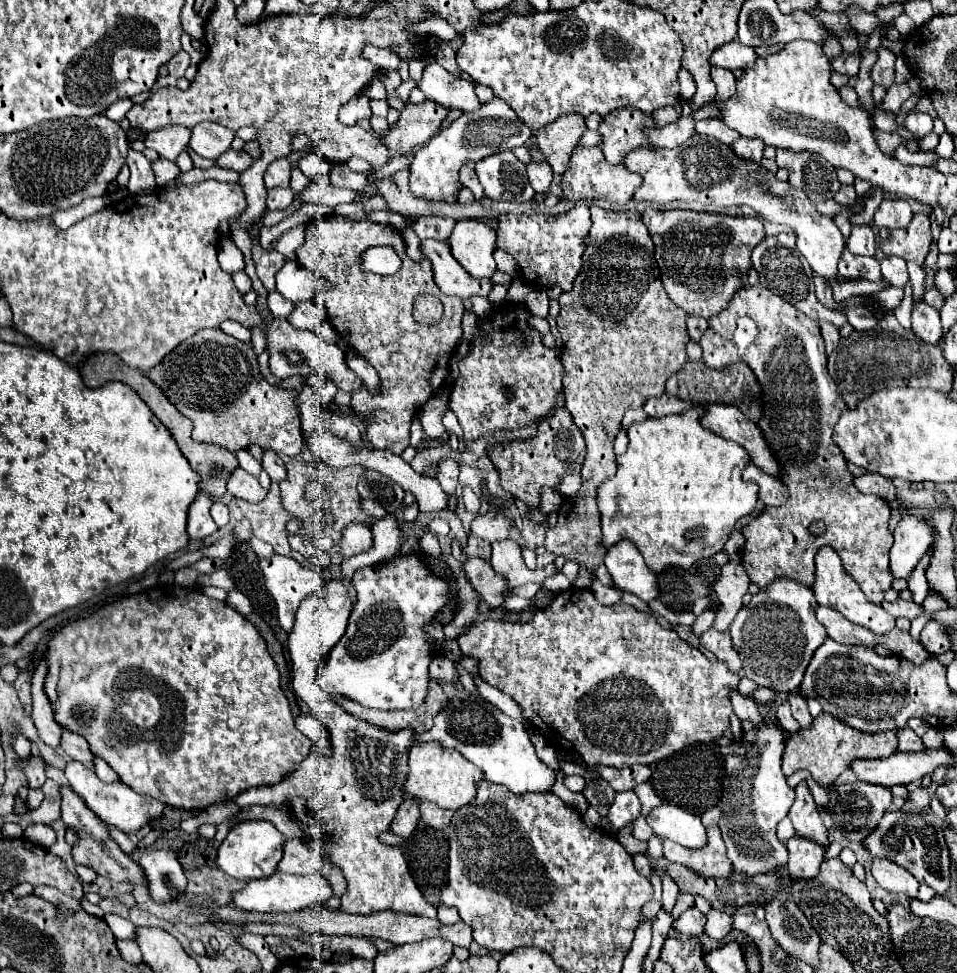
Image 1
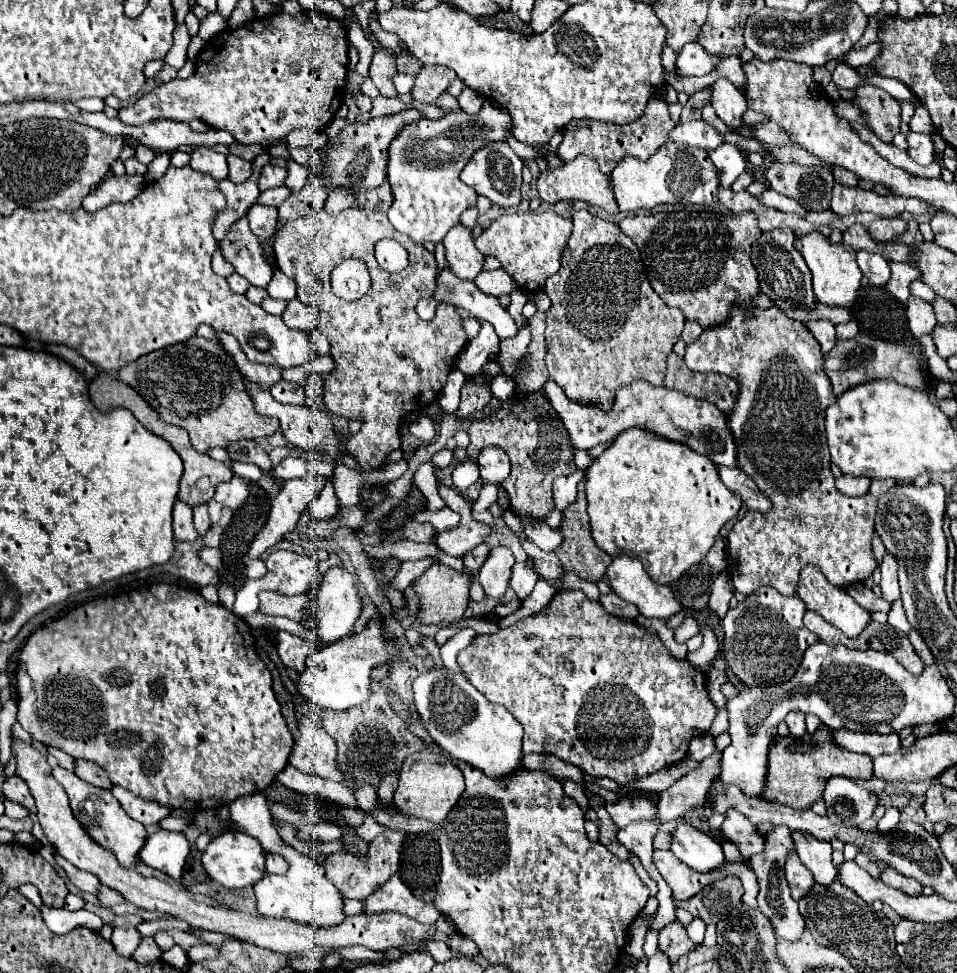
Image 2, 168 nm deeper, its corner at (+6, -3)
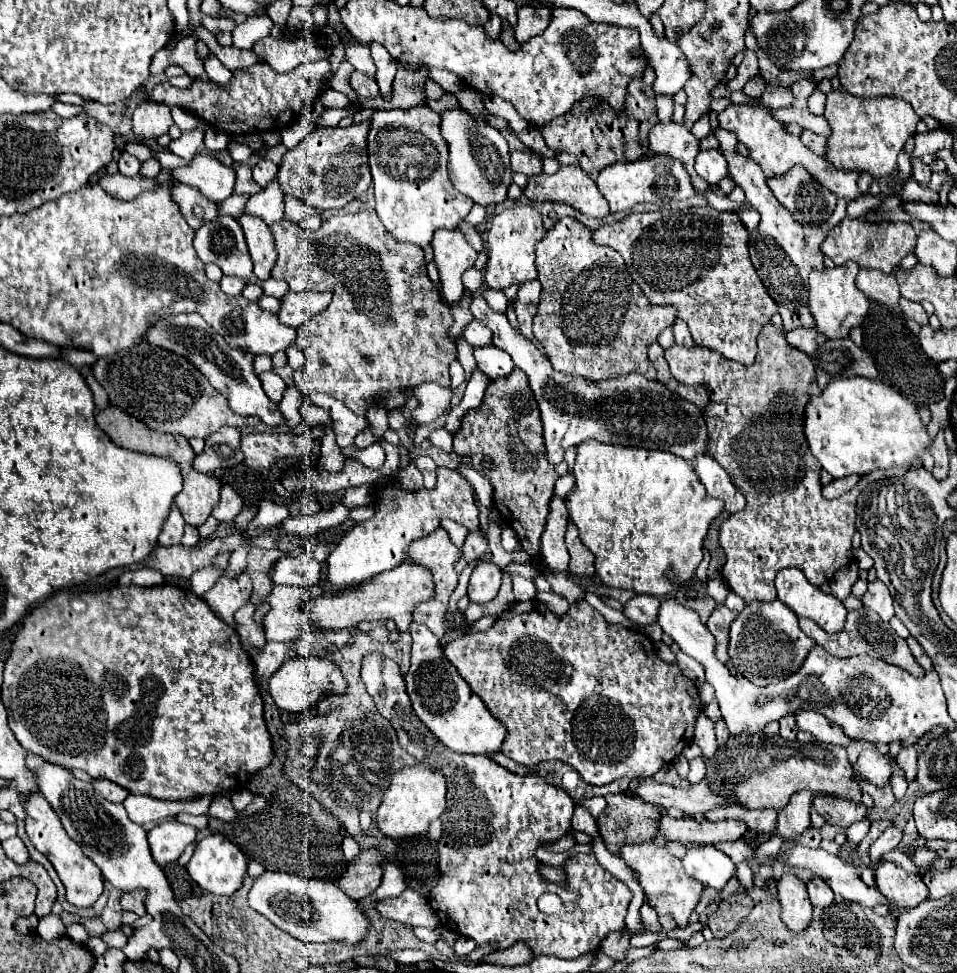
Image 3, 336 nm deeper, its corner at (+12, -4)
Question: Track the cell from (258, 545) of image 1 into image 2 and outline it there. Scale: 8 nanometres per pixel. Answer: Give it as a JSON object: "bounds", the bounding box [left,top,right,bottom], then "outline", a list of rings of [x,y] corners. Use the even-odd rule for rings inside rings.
{"bounds":[247,558,267,578],"outline":[[[259,558],[259,560],[251,560],[251,564],[247,566],[247,578],[261,578],[263,574],[267,572],[267,568],[265,568],[265,562]]]}

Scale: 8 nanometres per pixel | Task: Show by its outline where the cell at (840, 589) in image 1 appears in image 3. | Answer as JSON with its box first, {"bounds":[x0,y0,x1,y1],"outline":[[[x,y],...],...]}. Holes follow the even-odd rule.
{"bounds":[775,567,847,633],"outline":[[[797,567],[781,569],[775,577],[777,597],[797,613],[797,617],[813,619],[821,629],[829,633],[839,633],[847,621],[847,609],[843,603],[825,595],[819,587],[811,585],[807,577]]]}

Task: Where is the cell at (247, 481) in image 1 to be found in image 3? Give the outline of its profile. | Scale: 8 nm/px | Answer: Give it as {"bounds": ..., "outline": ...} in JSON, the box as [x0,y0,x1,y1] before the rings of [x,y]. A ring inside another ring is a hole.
{"bounds":[213,485,243,521],"outline":[[[225,485],[221,489],[221,499],[217,507],[213,509],[213,517],[217,521],[233,521],[243,507],[243,499],[237,495],[237,491],[231,485]]]}

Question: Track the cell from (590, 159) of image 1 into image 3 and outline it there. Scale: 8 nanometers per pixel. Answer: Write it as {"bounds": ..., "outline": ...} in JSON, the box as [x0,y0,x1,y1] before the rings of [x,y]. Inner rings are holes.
{"bounds":[525,165,609,219],"outline":[[[579,165],[561,167],[555,175],[529,177],[525,195],[531,201],[561,201],[579,209],[587,217],[603,219],[609,215],[609,205],[597,183]]]}

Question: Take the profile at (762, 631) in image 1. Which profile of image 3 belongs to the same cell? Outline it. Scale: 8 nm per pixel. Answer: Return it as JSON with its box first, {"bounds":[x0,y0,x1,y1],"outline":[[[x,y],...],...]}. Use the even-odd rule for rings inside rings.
{"bounds":[729,599,815,685],"outline":[[[779,599],[769,603],[751,601],[731,623],[729,663],[737,669],[739,675],[753,681],[755,685],[767,685],[769,677],[785,679],[793,675],[801,667],[801,661],[807,657],[813,645],[815,641],[799,629],[797,615],[789,611],[789,607],[783,605]]]}

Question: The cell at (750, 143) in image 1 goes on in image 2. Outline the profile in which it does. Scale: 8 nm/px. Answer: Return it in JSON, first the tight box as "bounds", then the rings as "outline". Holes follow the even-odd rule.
{"bounds":[709,144,745,188],"outline":[[[721,144],[709,156],[711,156],[711,162],[715,164],[715,168],[719,172],[719,182],[723,188],[729,188],[735,182],[735,178],[741,172],[745,172],[745,158],[743,158],[739,146]]]}

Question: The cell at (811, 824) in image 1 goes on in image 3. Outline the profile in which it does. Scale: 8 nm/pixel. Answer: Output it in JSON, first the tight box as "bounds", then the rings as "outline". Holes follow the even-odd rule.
{"bounds":[807,875,833,907],"outline":[[[817,875],[811,877],[811,881],[807,881],[807,891],[811,897],[813,907],[827,907],[833,901],[833,891],[829,885],[825,885],[825,881]]]}

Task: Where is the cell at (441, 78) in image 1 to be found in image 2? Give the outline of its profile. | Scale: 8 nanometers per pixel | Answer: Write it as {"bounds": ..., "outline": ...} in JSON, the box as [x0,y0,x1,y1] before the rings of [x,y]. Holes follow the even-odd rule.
{"bounds":[391,72,413,94],"outline":[[[397,72],[397,74],[391,78],[391,82],[393,82],[397,94],[409,94],[411,88],[413,88],[413,76],[409,76],[409,74],[399,74],[399,72]]]}

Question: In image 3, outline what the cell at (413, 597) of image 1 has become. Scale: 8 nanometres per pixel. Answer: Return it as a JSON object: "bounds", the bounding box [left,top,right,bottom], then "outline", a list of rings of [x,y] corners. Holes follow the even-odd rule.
{"bounds":[269,657,347,713],"outline":[[[291,657],[287,659],[281,669],[269,679],[269,693],[279,709],[301,713],[307,707],[321,703],[325,697],[337,697],[347,693],[347,679],[343,677],[341,669],[329,661],[327,657]]]}

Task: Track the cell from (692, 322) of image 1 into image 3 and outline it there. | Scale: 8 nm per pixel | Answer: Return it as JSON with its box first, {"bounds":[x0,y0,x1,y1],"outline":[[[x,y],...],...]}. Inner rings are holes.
{"bounds":[673,321,695,347],"outline":[[[677,321],[677,323],[673,325],[673,331],[675,331],[675,343],[677,343],[677,345],[685,345],[685,347],[693,347],[693,345],[695,345],[693,339],[691,339],[689,329],[687,329],[687,325],[685,325],[685,321]]]}

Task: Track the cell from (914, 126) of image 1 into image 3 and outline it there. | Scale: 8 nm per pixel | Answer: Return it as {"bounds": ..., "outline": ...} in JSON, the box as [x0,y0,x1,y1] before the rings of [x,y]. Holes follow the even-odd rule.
{"bounds":[913,159,931,183],"outline":[[[913,159],[913,177],[917,179],[917,183],[929,183],[929,179],[931,179],[931,167],[929,165],[925,165],[921,159]]]}

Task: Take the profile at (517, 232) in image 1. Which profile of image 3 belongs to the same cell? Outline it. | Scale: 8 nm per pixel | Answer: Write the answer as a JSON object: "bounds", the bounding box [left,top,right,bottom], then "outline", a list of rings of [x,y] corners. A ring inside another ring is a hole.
{"bounds":[485,205,547,289],"outline":[[[529,205],[505,209],[493,217],[491,229],[487,233],[487,269],[485,269],[485,283],[491,289],[507,289],[511,285],[521,285],[527,281],[537,279],[537,265],[535,265],[535,247],[545,237],[547,229],[543,225],[541,213]]]}

